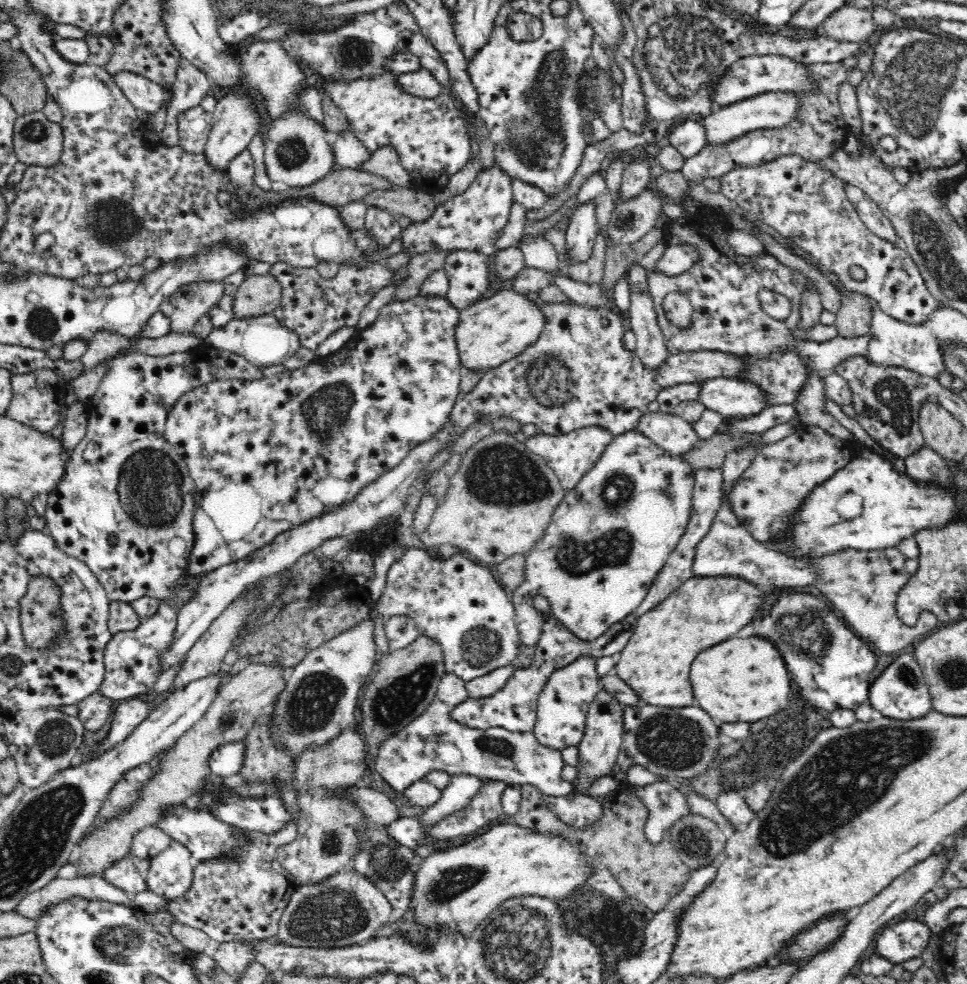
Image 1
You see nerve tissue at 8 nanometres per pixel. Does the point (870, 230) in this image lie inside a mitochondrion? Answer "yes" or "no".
no

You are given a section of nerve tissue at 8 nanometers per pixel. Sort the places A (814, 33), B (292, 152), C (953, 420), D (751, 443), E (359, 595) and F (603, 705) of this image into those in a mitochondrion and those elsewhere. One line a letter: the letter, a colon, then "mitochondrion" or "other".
A: other
B: mitochondrion
C: other
D: other
E: other
F: other

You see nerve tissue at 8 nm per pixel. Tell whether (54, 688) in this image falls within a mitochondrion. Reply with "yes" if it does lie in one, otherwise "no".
no

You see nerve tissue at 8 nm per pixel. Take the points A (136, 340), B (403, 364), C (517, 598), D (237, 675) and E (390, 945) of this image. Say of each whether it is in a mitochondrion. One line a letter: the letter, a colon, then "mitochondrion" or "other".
A: other
B: other
C: other
D: other
E: other

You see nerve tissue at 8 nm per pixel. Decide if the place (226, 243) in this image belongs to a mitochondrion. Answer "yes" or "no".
no

